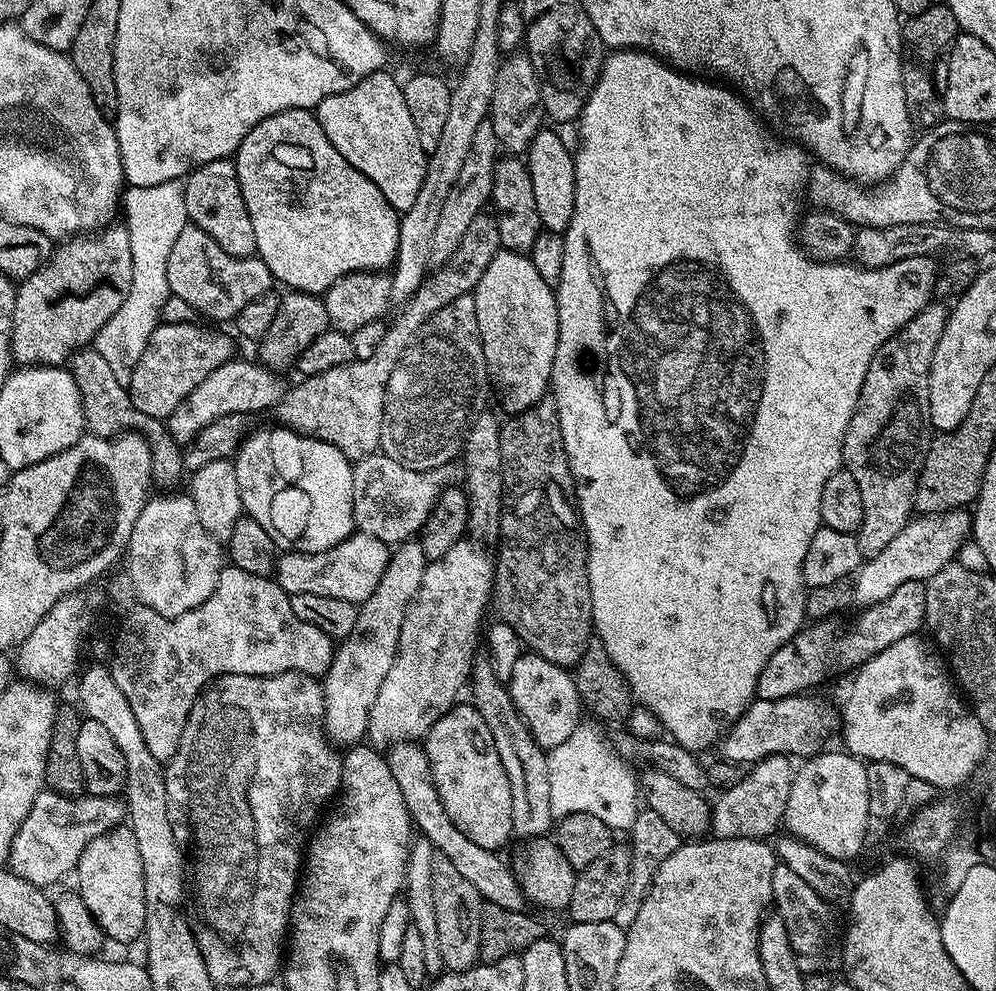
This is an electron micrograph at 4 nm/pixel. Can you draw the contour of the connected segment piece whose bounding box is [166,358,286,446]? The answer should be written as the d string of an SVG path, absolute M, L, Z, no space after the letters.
M233 358L227 360L218 370L214 370L182 402L178 402L178 410L167 418L168 433L172 439L181 446L187 446L193 438L200 433L210 422L214 422L220 416L234 414L235 412L255 413L255 408L275 409L277 402L284 397L286 384L279 380L277 373L271 368L265 368L263 364L252 360L239 360Z

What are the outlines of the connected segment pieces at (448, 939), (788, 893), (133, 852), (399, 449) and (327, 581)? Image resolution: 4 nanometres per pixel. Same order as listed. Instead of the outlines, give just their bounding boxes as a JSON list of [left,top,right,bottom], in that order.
[[434,852,482,972],[772,863,842,974],[74,827,146,944],[379,294,490,472],[274,531,389,605]]

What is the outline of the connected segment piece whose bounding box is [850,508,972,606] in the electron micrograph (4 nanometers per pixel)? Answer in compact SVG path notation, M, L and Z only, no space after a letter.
M955 508L953 512L917 515L886 545L882 554L869 556L861 563L854 576L851 603L860 604L859 606L877 604L890 598L890 594L894 594L894 590L898 590L902 582L926 582L934 574L938 574L938 570L942 570L959 557L961 546L969 543L971 536L971 511Z

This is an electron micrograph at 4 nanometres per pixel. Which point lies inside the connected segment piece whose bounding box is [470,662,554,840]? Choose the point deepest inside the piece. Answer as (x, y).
(526, 764)

